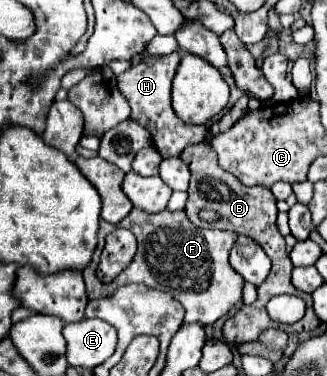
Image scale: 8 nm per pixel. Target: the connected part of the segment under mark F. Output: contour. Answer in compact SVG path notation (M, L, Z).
M132 208L132 212L118 226L124 226L134 232L134 236L138 238L138 252L132 264L124 268L112 282L100 282L100 278L96 276L96 270L98 270L100 254L104 248L104 238L106 234L114 230L114 224L100 220L98 248L92 256L92 262L82 272L88 298L108 296L110 292L114 292L114 286L142 282L150 288L170 292L186 308L184 322L200 322L204 326L226 316L236 306L236 302L242 300L244 280L228 264L228 254L238 234L226 232L226 230L194 228L194 224L190 224L184 210L178 210L178 212L166 210L158 214L146 214L138 208Z

